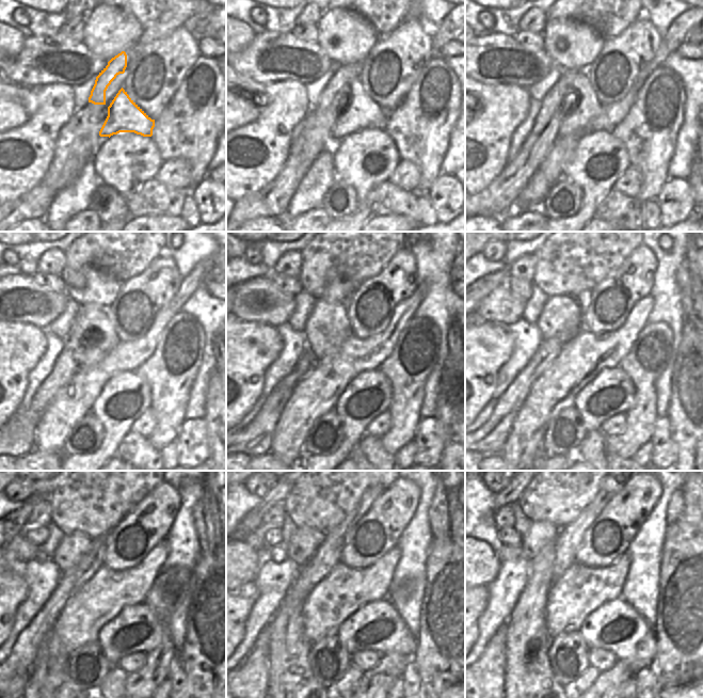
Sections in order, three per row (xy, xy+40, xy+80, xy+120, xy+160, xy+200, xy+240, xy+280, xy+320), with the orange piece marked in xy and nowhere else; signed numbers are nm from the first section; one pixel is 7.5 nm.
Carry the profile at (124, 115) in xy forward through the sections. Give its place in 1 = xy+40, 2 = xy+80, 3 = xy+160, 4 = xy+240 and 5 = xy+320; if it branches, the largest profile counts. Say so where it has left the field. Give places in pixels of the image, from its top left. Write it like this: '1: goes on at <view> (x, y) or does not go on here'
1: goes on at xy+40 (360, 111)
2: goes on at xy+80 (575, 123)
3: goes on at xy+160 (325, 315)
4: goes on at xy+240 (73, 546)
5: goes on at xy+320 (541, 533)

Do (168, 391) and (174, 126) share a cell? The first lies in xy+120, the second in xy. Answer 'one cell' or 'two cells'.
one cell

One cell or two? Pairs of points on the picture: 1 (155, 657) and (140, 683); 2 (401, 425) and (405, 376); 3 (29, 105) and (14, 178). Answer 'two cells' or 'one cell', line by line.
1: one cell
2: one cell
3: two cells

